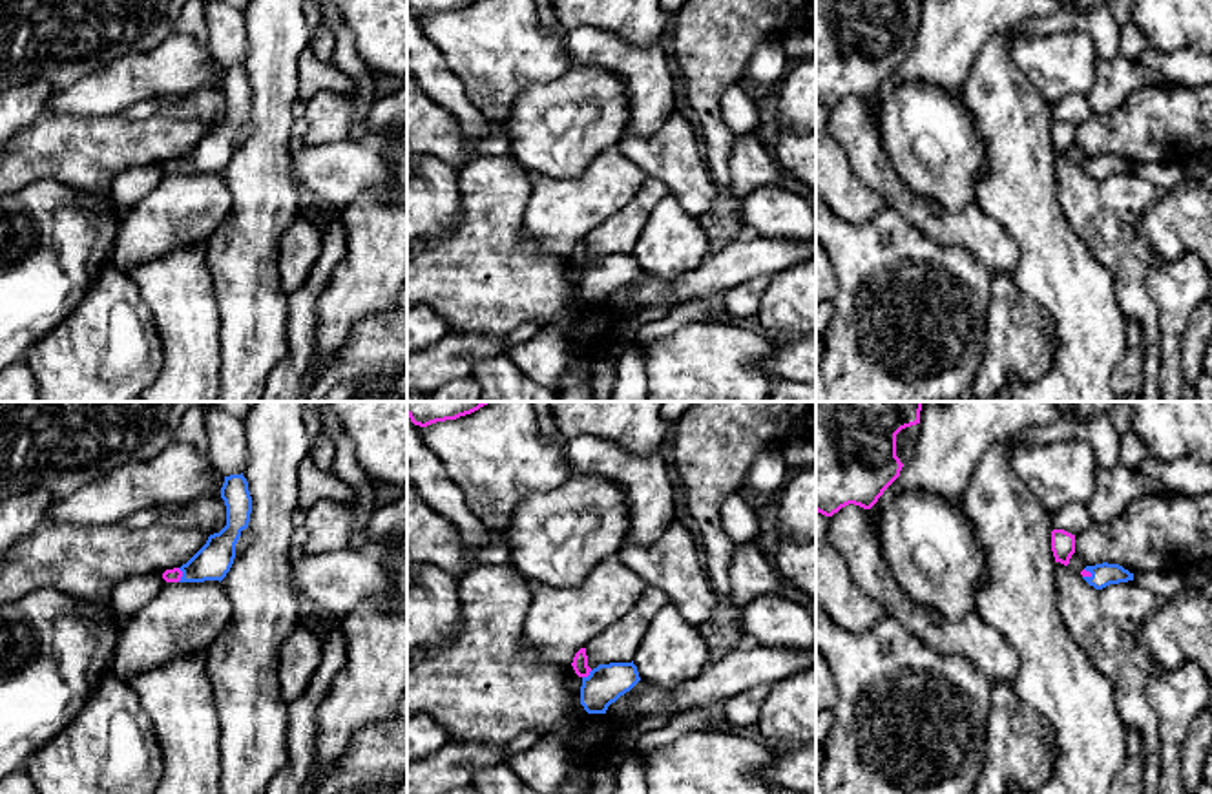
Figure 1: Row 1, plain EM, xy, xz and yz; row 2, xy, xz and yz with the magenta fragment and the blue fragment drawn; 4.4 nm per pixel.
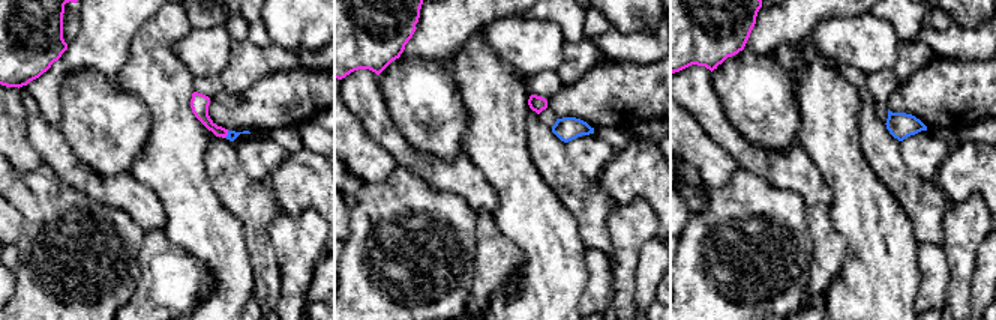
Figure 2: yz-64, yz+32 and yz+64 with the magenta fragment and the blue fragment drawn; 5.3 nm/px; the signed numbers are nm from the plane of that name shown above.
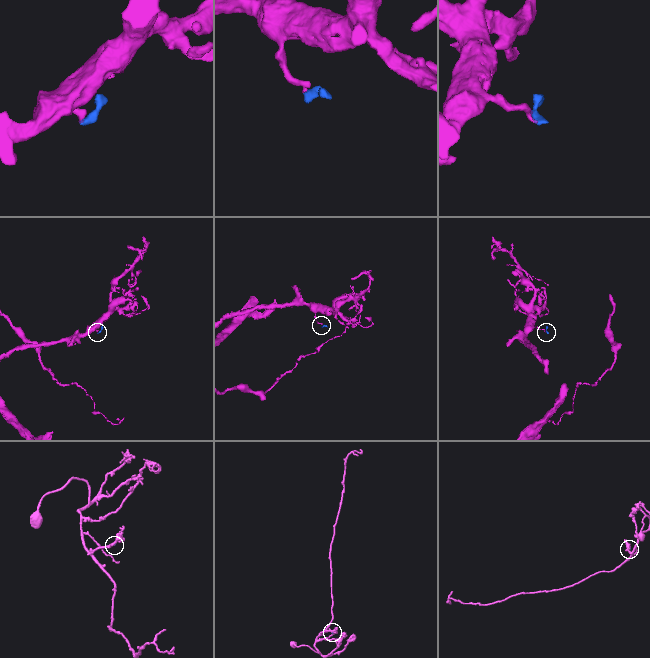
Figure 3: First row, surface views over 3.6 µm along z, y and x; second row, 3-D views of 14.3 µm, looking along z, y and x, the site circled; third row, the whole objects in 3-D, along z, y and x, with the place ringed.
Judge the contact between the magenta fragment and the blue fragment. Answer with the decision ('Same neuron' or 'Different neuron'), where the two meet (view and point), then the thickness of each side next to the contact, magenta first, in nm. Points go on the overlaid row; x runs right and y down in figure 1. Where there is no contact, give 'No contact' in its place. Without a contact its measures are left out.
Same neuron. Touches magenta at xy (181, 575). Thickness 60 nm (magenta) against 160 nm

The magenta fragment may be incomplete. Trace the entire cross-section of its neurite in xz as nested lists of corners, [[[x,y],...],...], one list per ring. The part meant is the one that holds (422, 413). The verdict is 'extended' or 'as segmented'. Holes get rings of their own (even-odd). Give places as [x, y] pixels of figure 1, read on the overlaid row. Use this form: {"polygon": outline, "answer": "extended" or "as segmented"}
{"polygon": [[[407,402],[407,416],[414,425],[427,427],[436,422],[471,414],[489,402]]], "answer": "as segmented"}

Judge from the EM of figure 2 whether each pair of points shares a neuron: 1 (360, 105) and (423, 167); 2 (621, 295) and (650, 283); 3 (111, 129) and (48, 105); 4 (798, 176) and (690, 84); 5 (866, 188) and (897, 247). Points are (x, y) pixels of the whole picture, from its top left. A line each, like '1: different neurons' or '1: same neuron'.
1: same neuron
2: different neurons
3: different neurons
4: same neuron
5: same neuron

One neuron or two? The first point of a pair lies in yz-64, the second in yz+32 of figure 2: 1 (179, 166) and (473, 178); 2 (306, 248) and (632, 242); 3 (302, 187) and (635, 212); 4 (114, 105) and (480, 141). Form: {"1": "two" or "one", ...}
{"1": "two", "2": "one", "3": "two", "4": "two"}

